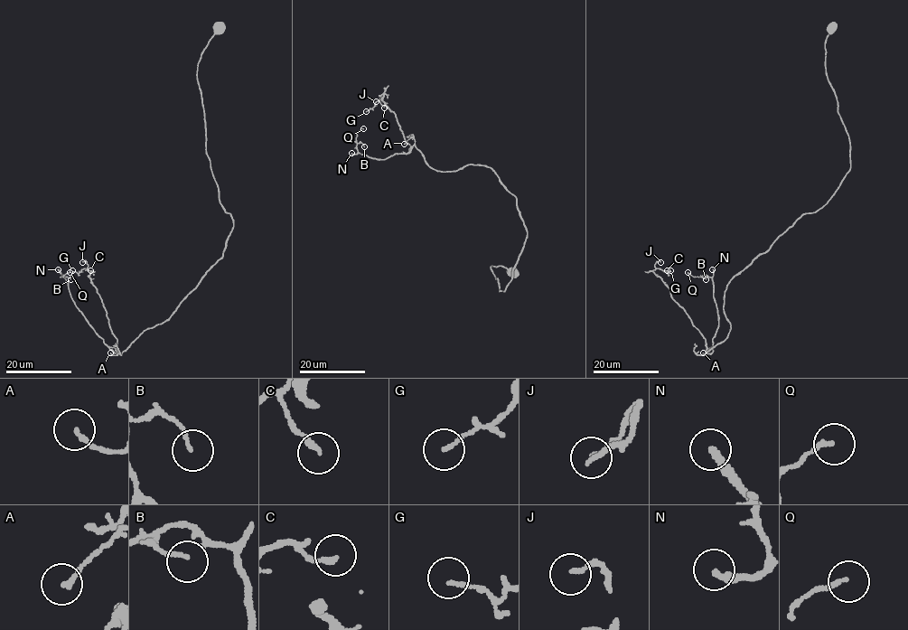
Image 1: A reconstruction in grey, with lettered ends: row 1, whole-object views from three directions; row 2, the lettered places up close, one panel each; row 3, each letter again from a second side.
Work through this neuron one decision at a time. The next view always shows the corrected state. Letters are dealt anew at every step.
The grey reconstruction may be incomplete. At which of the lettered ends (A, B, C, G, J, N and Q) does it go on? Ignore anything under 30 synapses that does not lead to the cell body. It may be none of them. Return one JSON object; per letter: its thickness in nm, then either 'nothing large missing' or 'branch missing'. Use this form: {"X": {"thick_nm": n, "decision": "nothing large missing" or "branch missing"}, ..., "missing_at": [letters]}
{"A": {"thick_nm": 180, "decision": "nothing large missing"}, "B": {"thick_nm": 110, "decision": "nothing large missing"}, "C": {"thick_nm": 190, "decision": "nothing large missing"}, "G": {"thick_nm": 130, "decision": "nothing large missing"}, "J": {"thick_nm": 150, "decision": "nothing large missing"}, "N": {"thick_nm": 220, "decision": "branch missing"}, "Q": {"thick_nm": 170, "decision": "nothing large missing"}, "missing_at": ["N"]}

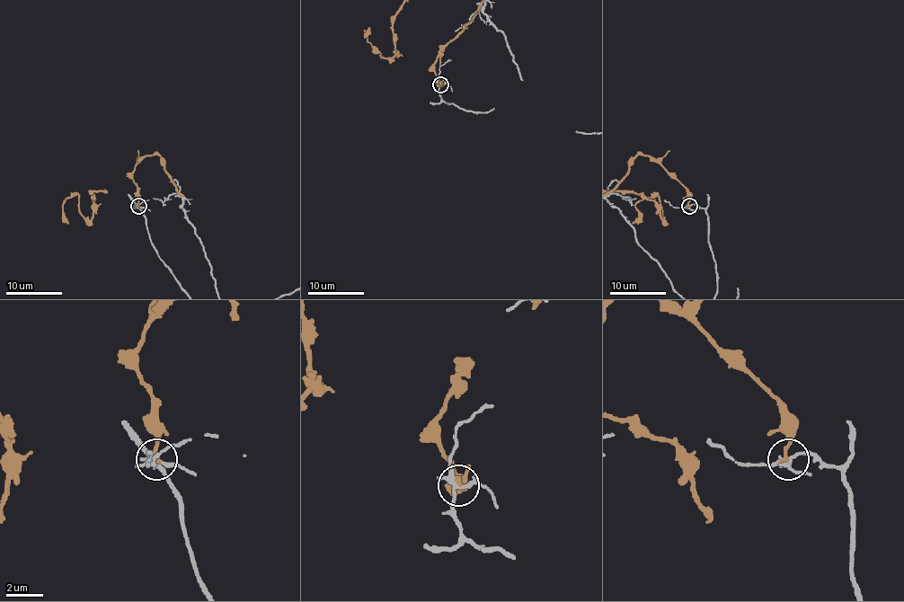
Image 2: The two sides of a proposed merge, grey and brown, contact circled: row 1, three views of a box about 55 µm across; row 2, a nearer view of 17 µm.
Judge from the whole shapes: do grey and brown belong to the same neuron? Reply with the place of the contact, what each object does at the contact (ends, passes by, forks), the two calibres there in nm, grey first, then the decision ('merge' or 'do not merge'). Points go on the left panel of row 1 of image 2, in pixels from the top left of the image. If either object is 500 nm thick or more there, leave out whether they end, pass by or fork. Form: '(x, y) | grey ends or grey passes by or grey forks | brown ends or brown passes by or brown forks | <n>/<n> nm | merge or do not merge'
(138, 206) | grey forks | brown ends | 220/240 nm | do not merge

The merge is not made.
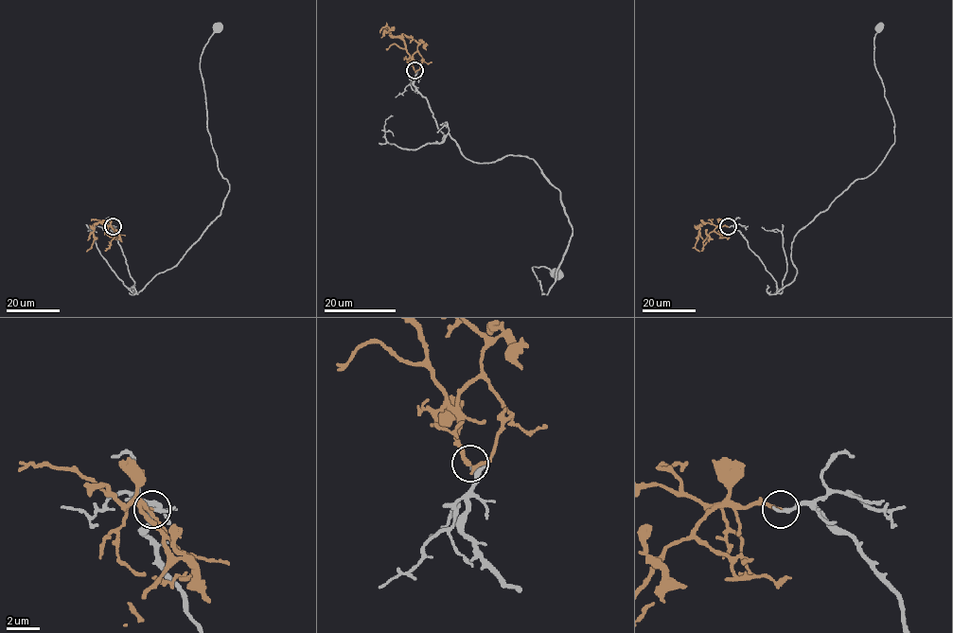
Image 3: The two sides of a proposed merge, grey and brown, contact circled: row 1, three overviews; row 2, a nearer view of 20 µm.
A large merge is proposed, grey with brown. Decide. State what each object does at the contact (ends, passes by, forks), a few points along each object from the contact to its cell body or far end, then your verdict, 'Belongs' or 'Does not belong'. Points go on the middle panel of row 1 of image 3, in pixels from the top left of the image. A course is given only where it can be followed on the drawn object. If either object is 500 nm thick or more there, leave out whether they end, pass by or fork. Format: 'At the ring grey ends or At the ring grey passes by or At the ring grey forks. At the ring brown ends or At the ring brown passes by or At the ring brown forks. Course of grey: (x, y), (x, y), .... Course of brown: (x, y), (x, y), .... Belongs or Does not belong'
At the ring grey passes by. At the ring brown ends. Course of grey: (414, 71), (438, 129), (467, 158), (526, 155), (559, 190), (572, 236), (542, 294), (532, 267), (555, 273). Course of brown: (414, 70), (404, 42), (395, 37), (386, 26), (379, 33). Belongs

